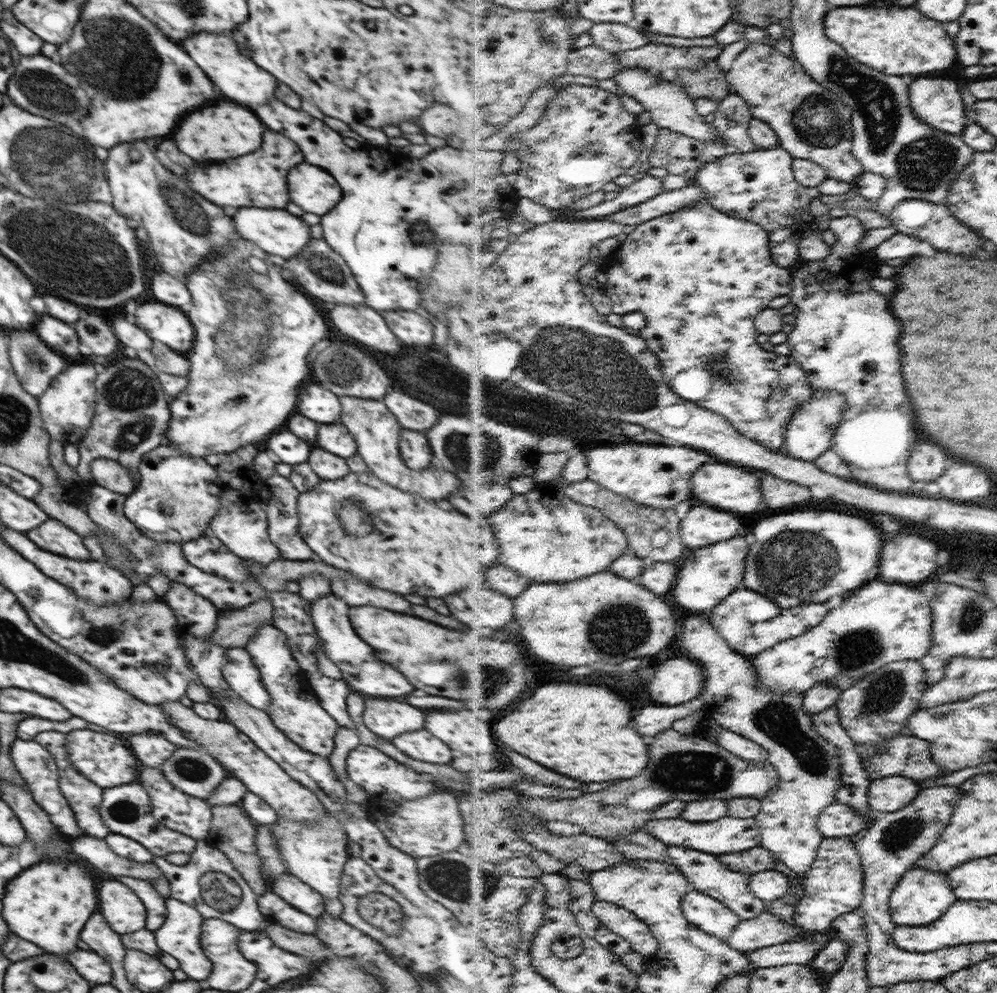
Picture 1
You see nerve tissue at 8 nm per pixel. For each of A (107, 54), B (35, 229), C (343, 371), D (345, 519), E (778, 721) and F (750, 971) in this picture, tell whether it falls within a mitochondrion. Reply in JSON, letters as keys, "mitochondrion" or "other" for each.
{"A":"mitochondrion","B":"mitochondrion","C":"mitochondrion","D":"mitochondrion","E":"mitochondrion","F":"other"}

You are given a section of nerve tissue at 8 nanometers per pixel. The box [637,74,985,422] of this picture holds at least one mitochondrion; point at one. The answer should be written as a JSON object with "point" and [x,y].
{"point":[818,120]}

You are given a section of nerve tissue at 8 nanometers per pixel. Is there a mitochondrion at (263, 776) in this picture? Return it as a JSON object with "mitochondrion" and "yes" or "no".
{"mitochondrion":"no"}

